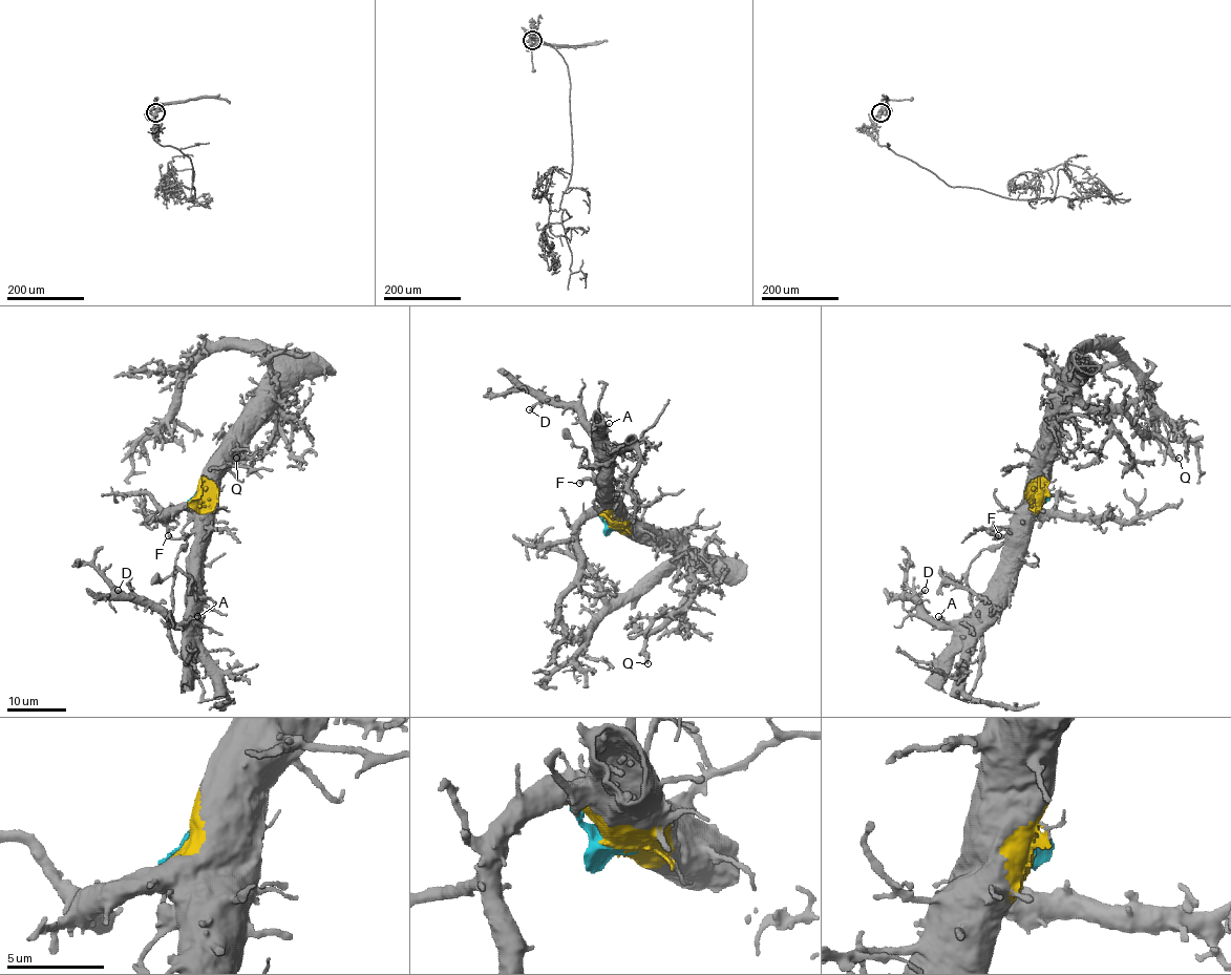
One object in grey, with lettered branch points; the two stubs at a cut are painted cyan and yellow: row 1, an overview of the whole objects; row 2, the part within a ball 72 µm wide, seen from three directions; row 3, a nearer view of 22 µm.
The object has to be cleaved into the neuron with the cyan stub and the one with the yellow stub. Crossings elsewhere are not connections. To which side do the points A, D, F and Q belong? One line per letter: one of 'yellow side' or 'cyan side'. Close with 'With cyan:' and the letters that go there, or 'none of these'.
A: yellow side
D: yellow side
F: yellow side
Q: yellow side
With cyan: none of these

